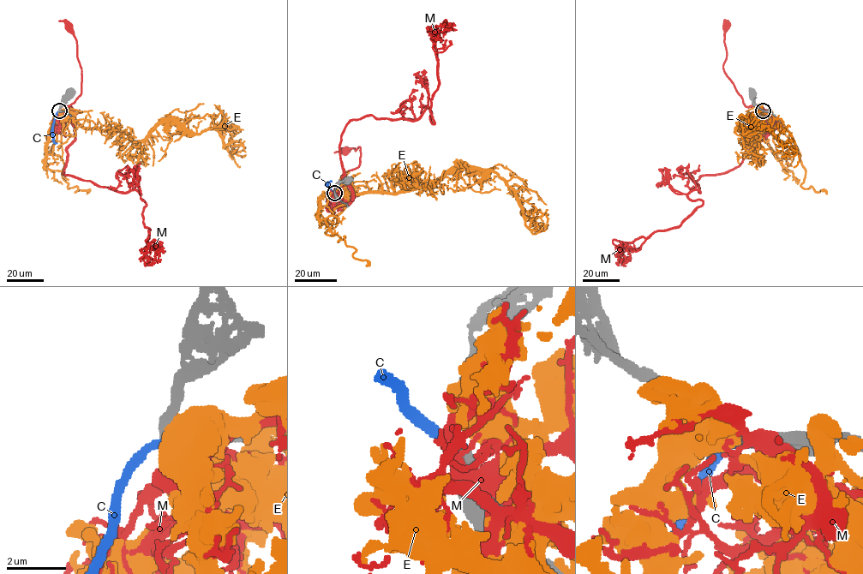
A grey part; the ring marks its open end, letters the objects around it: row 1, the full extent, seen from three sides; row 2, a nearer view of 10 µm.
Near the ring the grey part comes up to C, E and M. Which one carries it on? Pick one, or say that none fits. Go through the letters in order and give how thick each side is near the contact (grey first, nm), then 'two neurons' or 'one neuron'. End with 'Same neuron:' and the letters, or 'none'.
C: calibres 440 and 320 nm; one neuron
E: calibres 360 and 750 nm; two neurons
M: calibres 500 and 500 nm; two neurons
Same neuron: C

